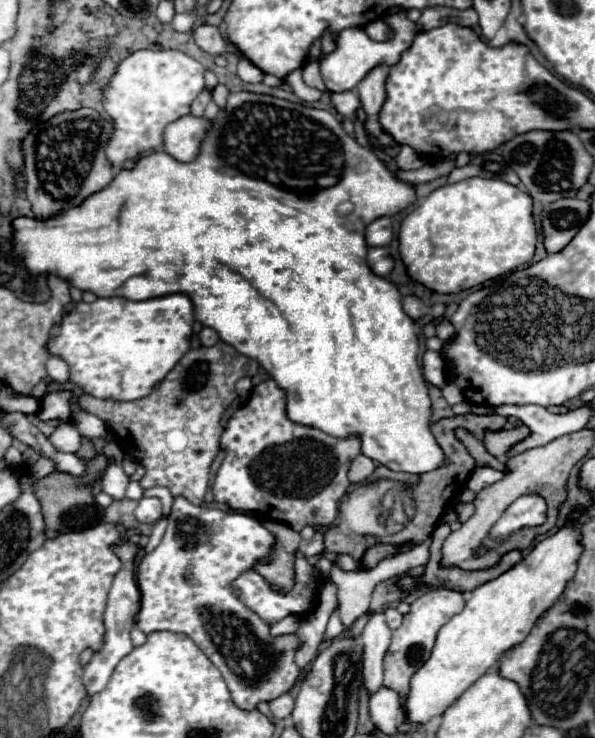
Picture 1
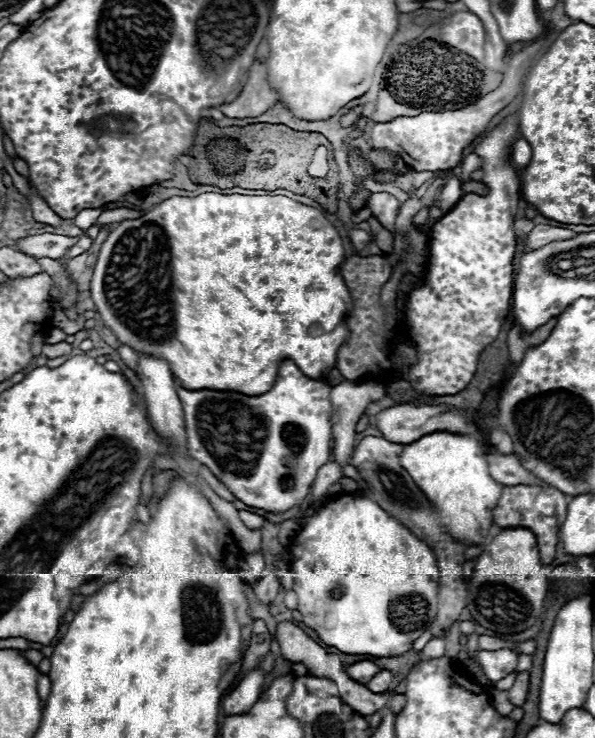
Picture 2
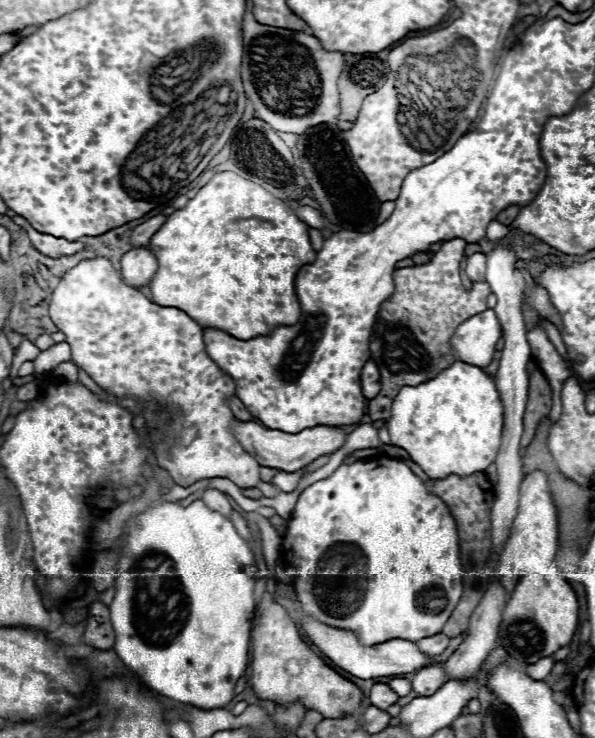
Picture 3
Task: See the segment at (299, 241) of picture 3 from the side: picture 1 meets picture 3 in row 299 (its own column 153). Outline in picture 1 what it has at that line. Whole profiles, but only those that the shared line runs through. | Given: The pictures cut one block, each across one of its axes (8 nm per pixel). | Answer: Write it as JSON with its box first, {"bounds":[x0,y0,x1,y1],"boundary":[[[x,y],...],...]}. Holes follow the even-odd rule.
{"bounds":[12,92,444,474],"boundary":[[[234,92],[228,96],[224,108],[220,108],[218,116],[212,120],[204,142],[200,146],[198,156],[192,162],[178,162],[166,152],[150,152],[138,158],[138,164],[130,170],[122,168],[106,190],[98,194],[90,194],[82,206],[72,206],[70,210],[62,210],[54,218],[46,218],[46,222],[38,222],[34,216],[14,218],[14,238],[12,248],[18,258],[22,258],[22,266],[28,270],[30,280],[26,282],[26,292],[36,292],[36,280],[46,274],[62,274],[62,278],[70,278],[70,286],[78,290],[90,290],[96,296],[122,296],[128,300],[148,300],[166,294],[186,294],[194,304],[194,316],[208,328],[214,328],[220,338],[234,346],[240,354],[260,362],[260,366],[276,380],[280,388],[286,390],[288,406],[286,414],[290,420],[314,426],[330,436],[346,438],[350,434],[358,434],[362,440],[362,454],[372,460],[388,466],[390,470],[424,474],[444,464],[442,448],[436,444],[430,432],[430,398],[426,390],[426,382],[422,382],[422,368],[418,364],[418,336],[414,332],[414,322],[402,310],[402,296],[398,288],[376,276],[366,266],[368,246],[364,242],[364,230],[374,218],[394,216],[404,208],[416,202],[416,190],[410,184],[396,180],[390,170],[378,160],[378,156],[364,148],[344,132],[338,116],[328,110],[308,108],[304,104],[294,104],[288,100],[280,100],[274,96],[252,94],[252,92]]]}

